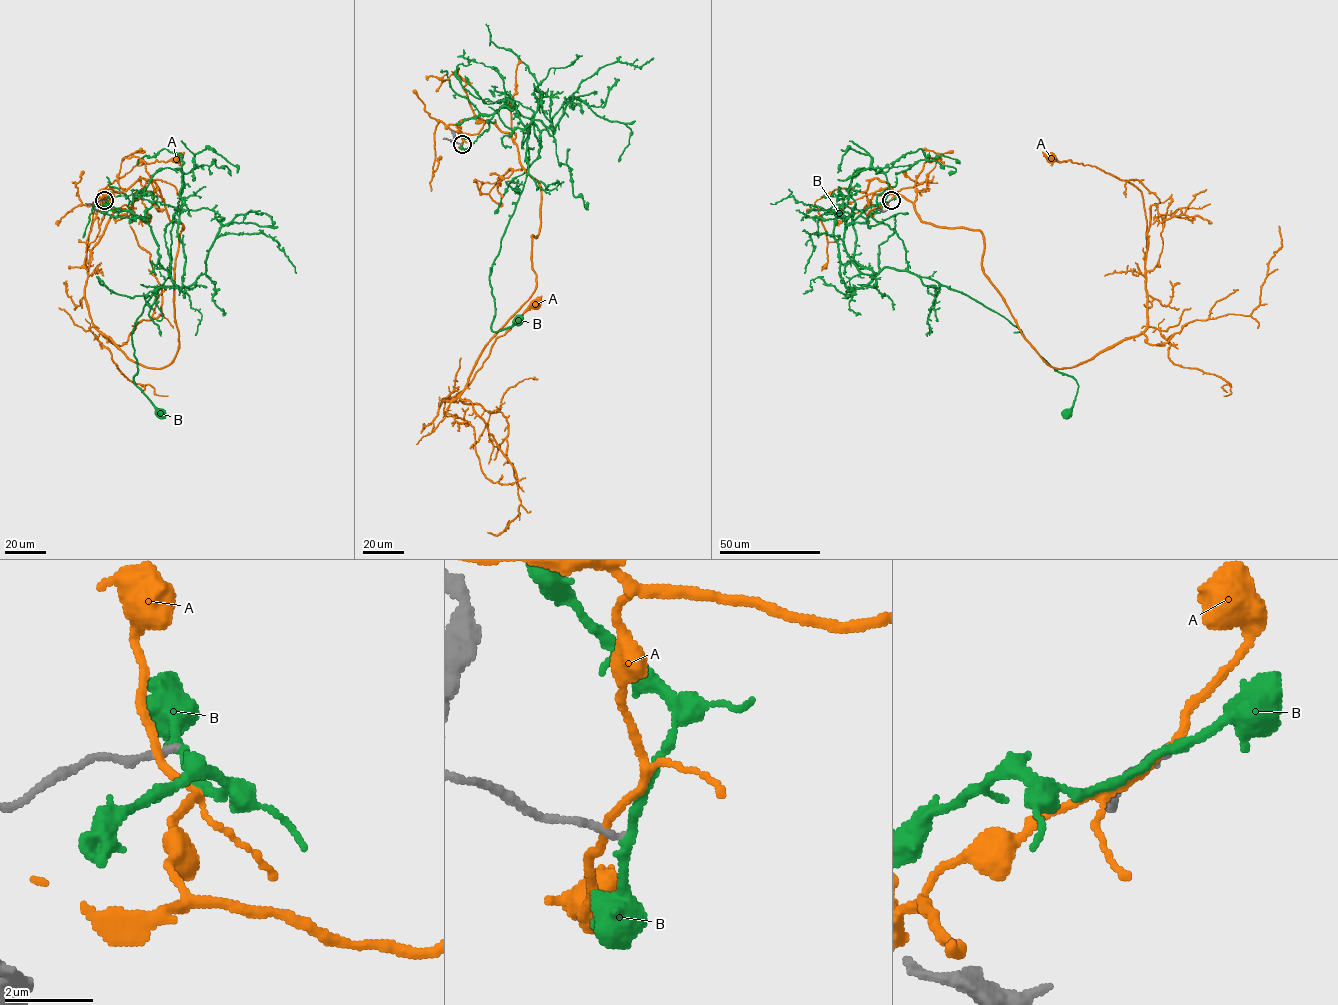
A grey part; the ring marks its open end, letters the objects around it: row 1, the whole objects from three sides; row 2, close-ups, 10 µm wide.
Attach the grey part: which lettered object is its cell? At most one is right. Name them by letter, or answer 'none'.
none

